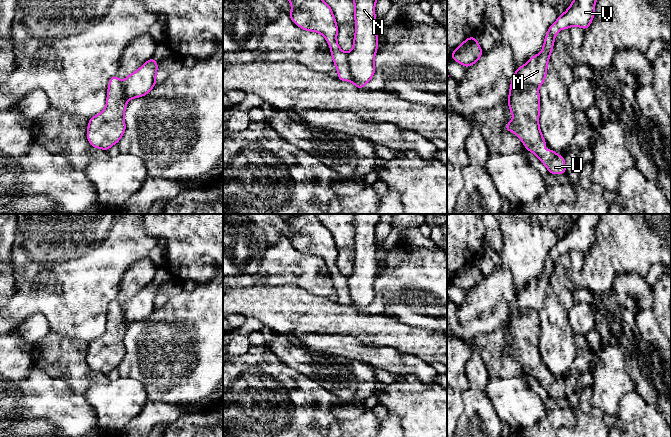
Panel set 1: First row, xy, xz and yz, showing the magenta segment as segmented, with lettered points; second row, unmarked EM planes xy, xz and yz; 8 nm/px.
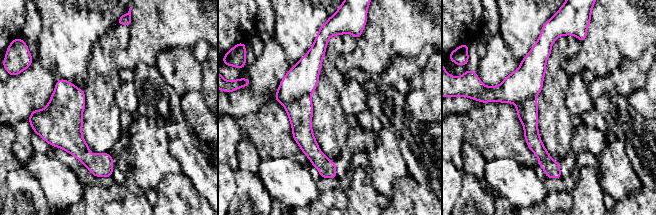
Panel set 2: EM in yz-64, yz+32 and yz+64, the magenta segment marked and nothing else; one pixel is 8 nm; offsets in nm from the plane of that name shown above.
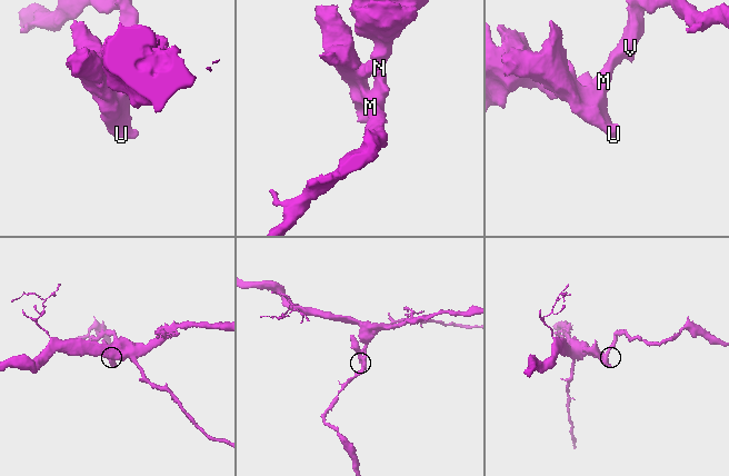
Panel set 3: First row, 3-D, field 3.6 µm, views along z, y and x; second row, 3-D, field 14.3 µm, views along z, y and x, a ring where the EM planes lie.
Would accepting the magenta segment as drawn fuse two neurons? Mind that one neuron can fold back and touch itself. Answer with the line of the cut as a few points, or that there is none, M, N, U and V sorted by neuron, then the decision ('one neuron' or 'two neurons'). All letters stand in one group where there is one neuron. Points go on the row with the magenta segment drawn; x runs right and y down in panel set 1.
cut in yz along (537, 87), (524, 86), (509, 93); M N V / U; two neurons

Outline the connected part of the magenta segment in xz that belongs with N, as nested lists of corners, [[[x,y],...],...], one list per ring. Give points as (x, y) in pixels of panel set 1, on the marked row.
[[[353,0],[355,6],[355,36],[353,48],[348,53],[348,62],[351,82],[359,89],[366,85],[375,73],[374,59],[378,48],[378,36],[376,33],[375,3],[377,0]]]

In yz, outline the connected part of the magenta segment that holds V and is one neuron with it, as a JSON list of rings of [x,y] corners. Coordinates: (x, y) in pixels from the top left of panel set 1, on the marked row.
[[[572,0],[571,6],[551,25],[547,30],[544,45],[538,55],[516,69],[511,80],[510,92],[515,92],[526,86],[539,88],[547,75],[547,64],[554,46],[556,34],[563,28],[569,29],[578,26],[586,30],[592,23],[595,15],[595,3],[597,0]]]

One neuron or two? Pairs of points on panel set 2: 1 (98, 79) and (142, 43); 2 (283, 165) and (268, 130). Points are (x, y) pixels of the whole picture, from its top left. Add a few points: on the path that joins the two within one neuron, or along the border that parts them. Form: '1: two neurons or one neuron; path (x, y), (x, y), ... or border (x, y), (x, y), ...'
1: two neurons; border (112, 61), (118, 70)
2: two neurons; border (281, 156), (291, 158), (302, 165)

